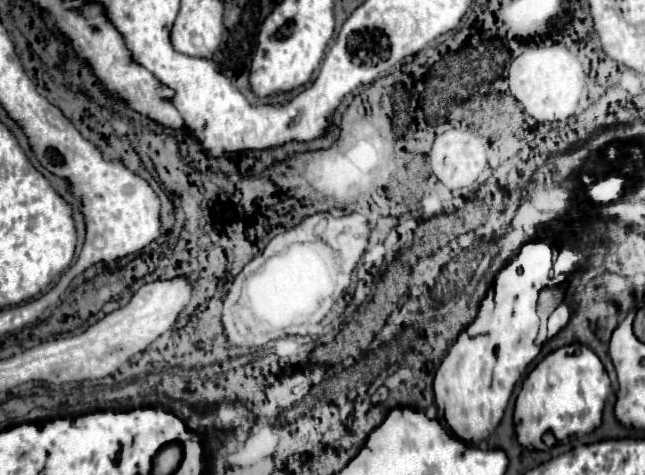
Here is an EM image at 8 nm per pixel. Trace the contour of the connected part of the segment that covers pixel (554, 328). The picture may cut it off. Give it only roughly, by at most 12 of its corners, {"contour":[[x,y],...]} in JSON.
{"contour":[[562,303],[548,323],[548,337],[566,327],[572,307]]}

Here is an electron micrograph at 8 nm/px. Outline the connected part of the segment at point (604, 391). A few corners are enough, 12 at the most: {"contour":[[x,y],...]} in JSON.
{"contour":[[564,345],[524,379],[516,439],[546,451],[602,421],[610,379],[586,345]]}

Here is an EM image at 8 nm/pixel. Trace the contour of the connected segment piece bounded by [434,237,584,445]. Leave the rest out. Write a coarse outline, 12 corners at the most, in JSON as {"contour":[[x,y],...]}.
{"contour":[[526,243],[436,371],[438,419],[476,445],[542,351],[536,301],[584,259]]}

